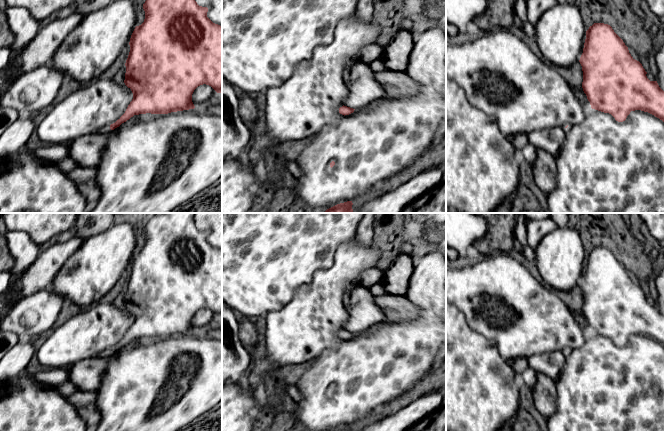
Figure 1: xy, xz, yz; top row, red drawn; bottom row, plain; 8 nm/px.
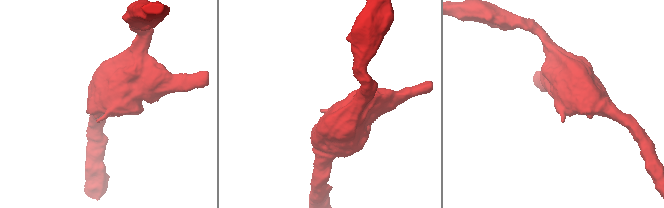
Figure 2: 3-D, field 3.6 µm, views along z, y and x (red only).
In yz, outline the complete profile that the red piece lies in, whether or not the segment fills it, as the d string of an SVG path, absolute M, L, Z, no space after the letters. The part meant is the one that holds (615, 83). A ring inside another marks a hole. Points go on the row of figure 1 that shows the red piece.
M594 23L589 27L579 62L583 71L582 88L592 109L609 113L618 122L625 121L635 110L648 112L664 122L664 91L657 81L647 78L642 64L631 56L610 25Z

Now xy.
M146 0L143 4L143 9L145 11L145 19L141 25L135 27L131 35L129 42L130 52L125 63L126 73L124 83L128 88L131 89L133 99L128 105L125 113L115 123L107 125L95 133L110 133L112 130L119 127L122 123L126 122L134 115L146 113L168 114L171 112L194 109L195 106L192 102L192 94L198 86L203 84L211 86L217 93L222 92L222 26L213 23L207 17L208 8L199 6L195 0Z

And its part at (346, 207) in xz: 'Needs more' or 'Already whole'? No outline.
Already whole

